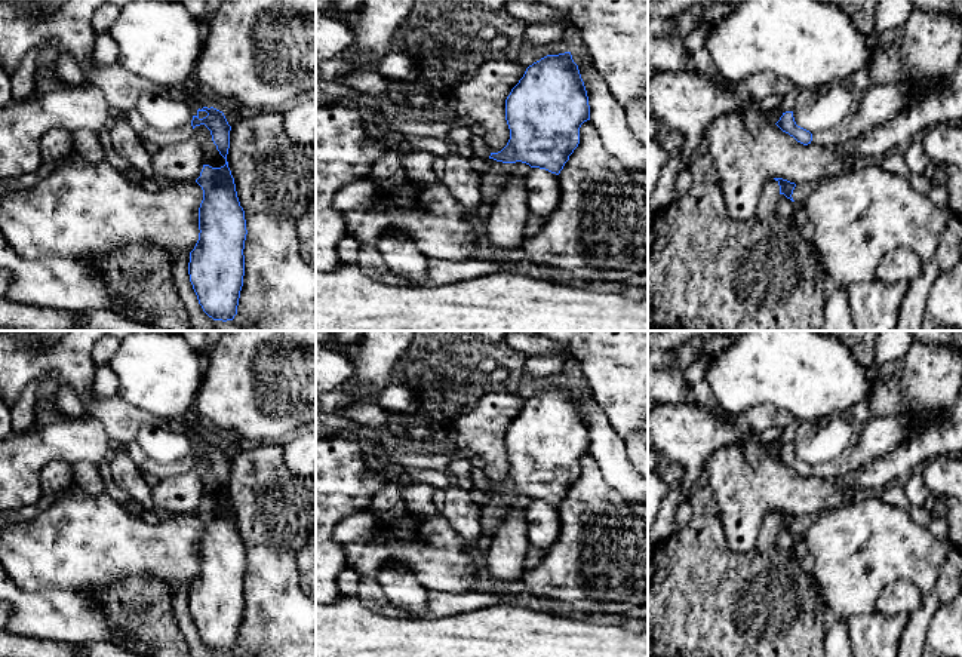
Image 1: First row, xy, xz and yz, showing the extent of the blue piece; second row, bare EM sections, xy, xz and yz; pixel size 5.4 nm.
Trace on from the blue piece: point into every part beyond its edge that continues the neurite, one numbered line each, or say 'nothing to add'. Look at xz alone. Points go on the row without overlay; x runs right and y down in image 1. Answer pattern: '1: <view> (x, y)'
1: xz (492, 513)

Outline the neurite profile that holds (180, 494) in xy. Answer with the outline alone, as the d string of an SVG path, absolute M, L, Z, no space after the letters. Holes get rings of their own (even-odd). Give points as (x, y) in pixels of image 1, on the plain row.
M196 472L160 479L151 488L151 503L156 510L170 515L196 513L203 501L203 482Z

